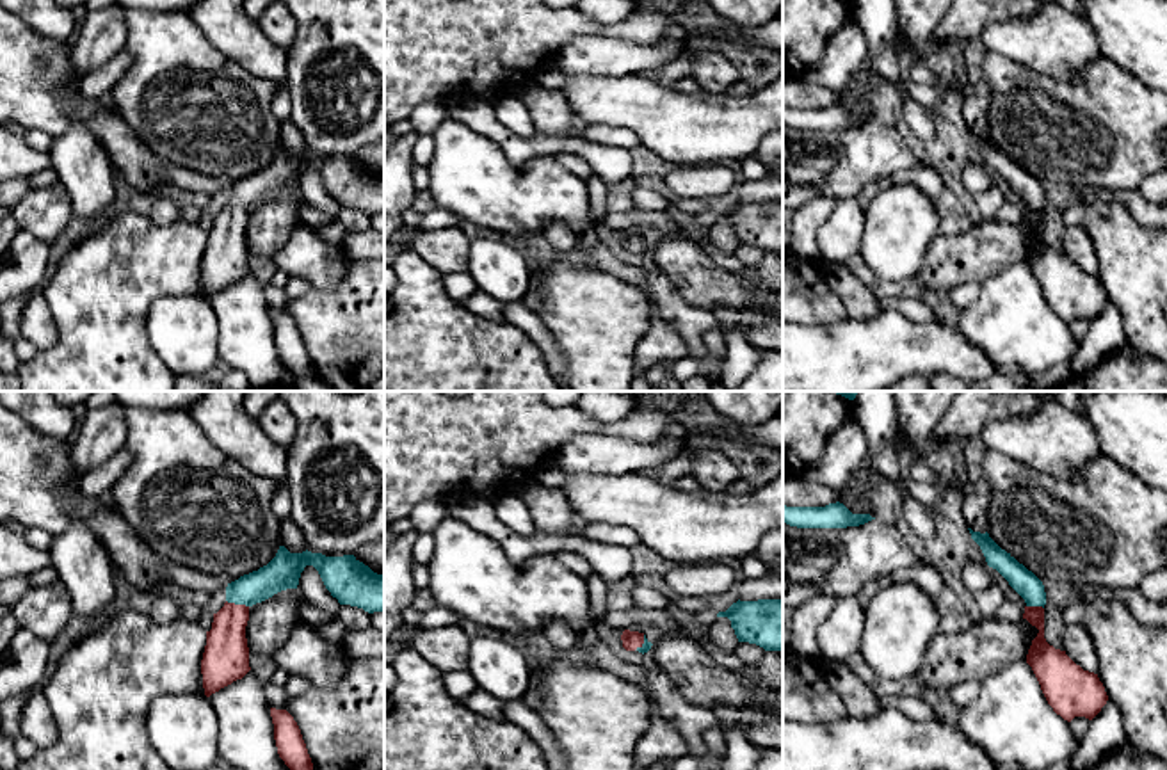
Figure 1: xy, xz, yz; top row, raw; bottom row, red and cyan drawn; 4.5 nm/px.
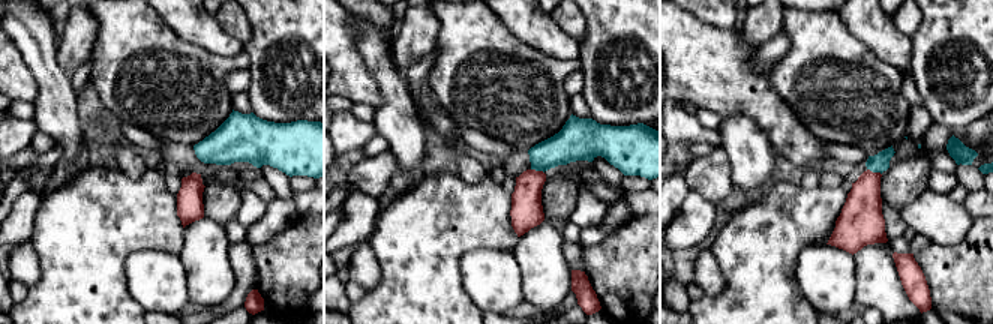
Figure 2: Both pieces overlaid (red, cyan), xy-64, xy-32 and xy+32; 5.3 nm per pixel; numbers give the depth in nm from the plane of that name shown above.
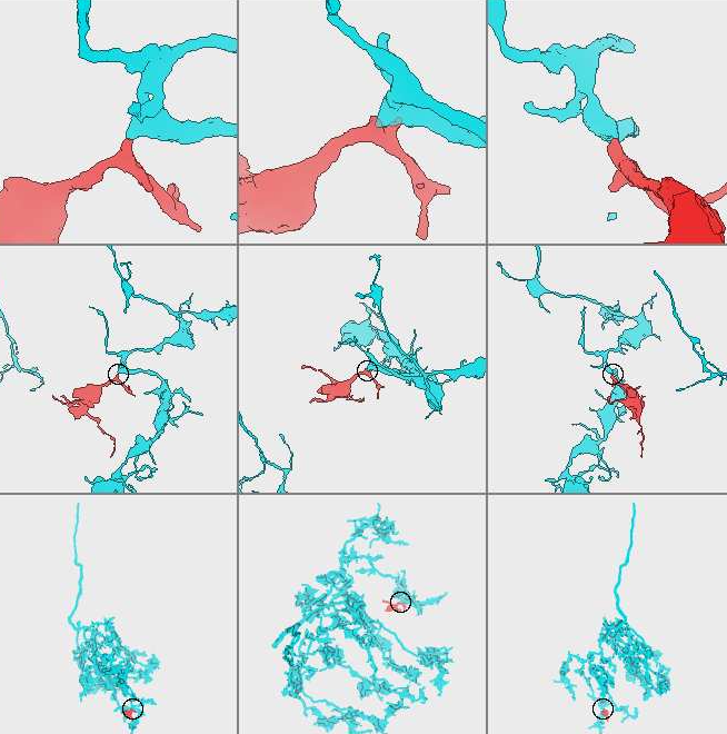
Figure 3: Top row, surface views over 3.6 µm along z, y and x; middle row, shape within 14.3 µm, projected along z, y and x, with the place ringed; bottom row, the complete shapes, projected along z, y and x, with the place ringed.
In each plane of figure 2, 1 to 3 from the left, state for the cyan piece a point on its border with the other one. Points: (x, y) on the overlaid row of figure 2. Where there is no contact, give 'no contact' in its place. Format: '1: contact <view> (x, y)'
1: no contact
2: contact xy-32 (537, 171)
3: contact xy+32 (878, 173)

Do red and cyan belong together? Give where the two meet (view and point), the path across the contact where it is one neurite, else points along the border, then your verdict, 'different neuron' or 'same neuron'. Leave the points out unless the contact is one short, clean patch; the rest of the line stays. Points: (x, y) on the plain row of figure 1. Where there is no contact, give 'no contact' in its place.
xy (237, 207) | across xy (226, 256), (228, 226), (237, 207), (255, 189), (281, 175) | same neuron

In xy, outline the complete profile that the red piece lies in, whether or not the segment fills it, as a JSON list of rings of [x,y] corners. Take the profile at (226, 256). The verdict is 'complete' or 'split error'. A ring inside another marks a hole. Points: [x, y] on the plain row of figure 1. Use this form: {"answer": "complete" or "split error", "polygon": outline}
{"answer": "split error", "polygon": [[[279,148],[267,167],[226,188],[226,205],[213,215],[201,261],[206,299],[242,281],[251,272],[245,240],[249,210],[281,192],[297,190],[306,167],[318,172],[326,190],[340,206],[358,208],[368,215],[384,213],[384,178],[374,174],[354,156],[326,158],[308,151],[290,155]]]}

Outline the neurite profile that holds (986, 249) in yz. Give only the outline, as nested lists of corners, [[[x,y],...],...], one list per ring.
[[[996,219],[982,221],[961,235],[938,235],[916,279],[929,297],[957,285],[982,283],[1005,267],[1026,261],[1037,235],[1026,221],[1007,224]]]

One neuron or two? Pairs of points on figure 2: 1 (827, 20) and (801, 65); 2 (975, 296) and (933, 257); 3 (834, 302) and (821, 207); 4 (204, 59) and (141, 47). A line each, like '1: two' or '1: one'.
1: one
2: one
3: two
4: one

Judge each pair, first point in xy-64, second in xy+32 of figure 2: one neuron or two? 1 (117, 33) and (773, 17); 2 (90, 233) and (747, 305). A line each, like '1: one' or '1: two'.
1: two
2: one

